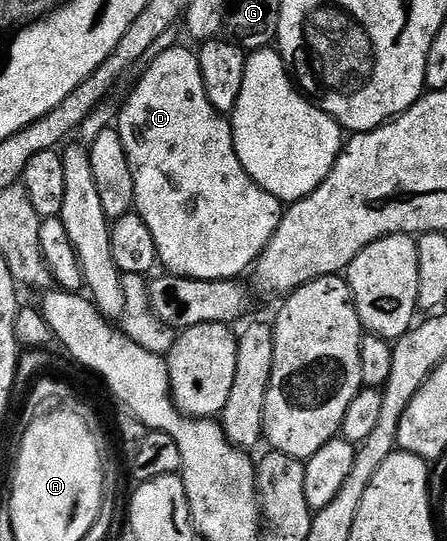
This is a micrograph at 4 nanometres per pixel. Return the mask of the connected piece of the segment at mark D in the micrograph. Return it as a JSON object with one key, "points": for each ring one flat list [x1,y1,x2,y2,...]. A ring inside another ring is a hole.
{"points":[[167,48,159,57,157,56,146,65,146,68,148,67,147,73,140,78,135,92,128,94,127,105,124,106,123,113,119,116,119,124,117,123,117,131,121,142,125,146,125,154,133,174,133,186,135,187,134,211,141,217,145,226,148,227,149,234,153,236,158,263,160,265,164,264,172,272,170,273,172,277,208,282,212,280,235,280,250,264,252,267,258,261,267,248,267,243,275,237,280,220,273,220,271,212,281,212,280,201,272,199,267,192,260,191,250,179,241,182,247,175,235,153,235,143,231,137,230,123,215,111,215,107,212,106,205,94,205,82,201,78,198,55,194,51,190,52,187,48],[203,196,213,196,213,202,205,202]]}

